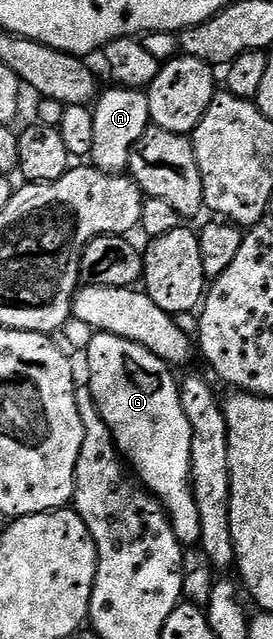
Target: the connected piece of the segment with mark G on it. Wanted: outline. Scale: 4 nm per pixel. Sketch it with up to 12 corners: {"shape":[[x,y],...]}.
{"shape":[[113,334],[86,382],[176,539],[200,541],[192,429],[167,362]]}

